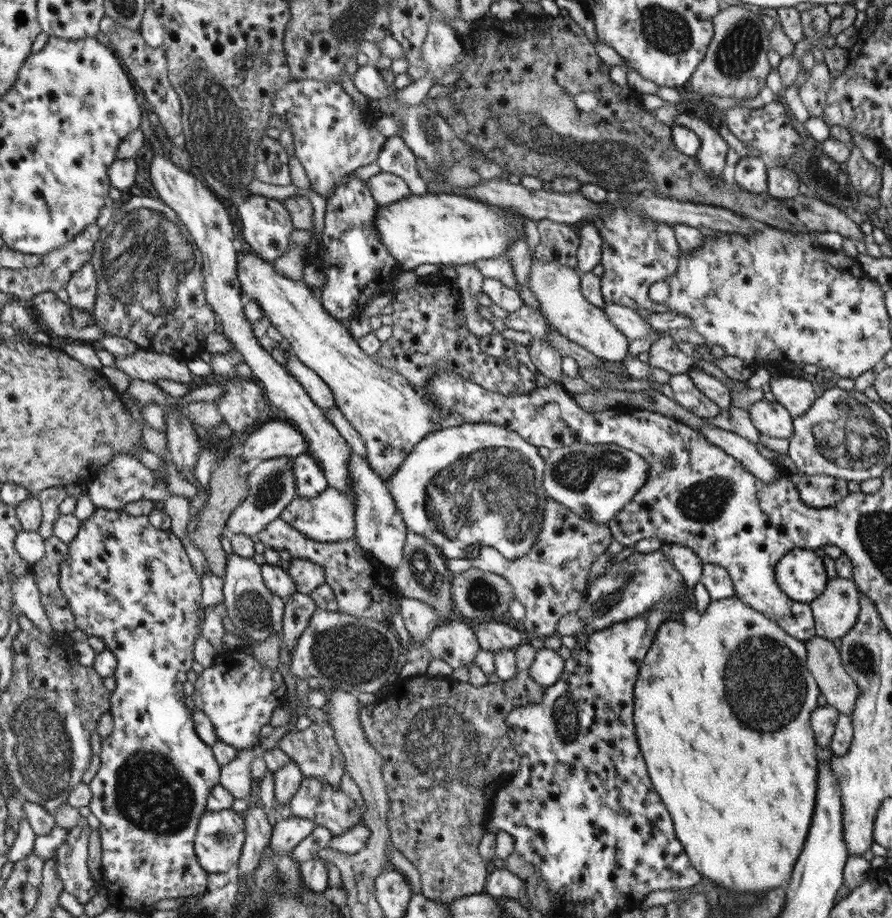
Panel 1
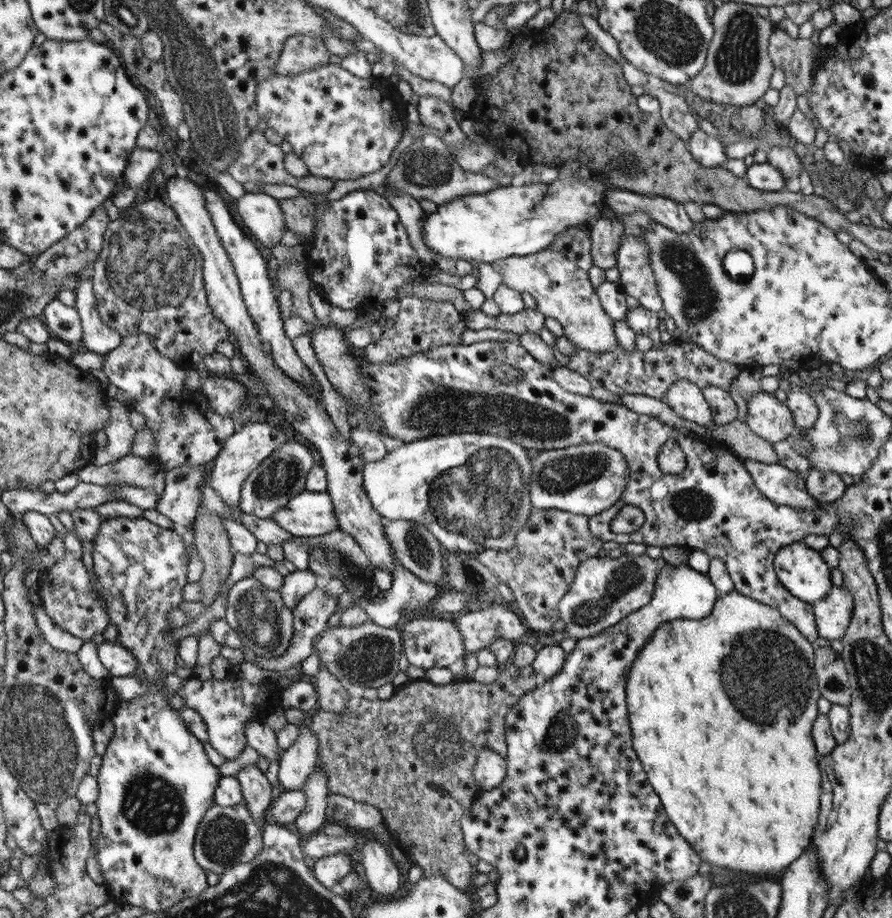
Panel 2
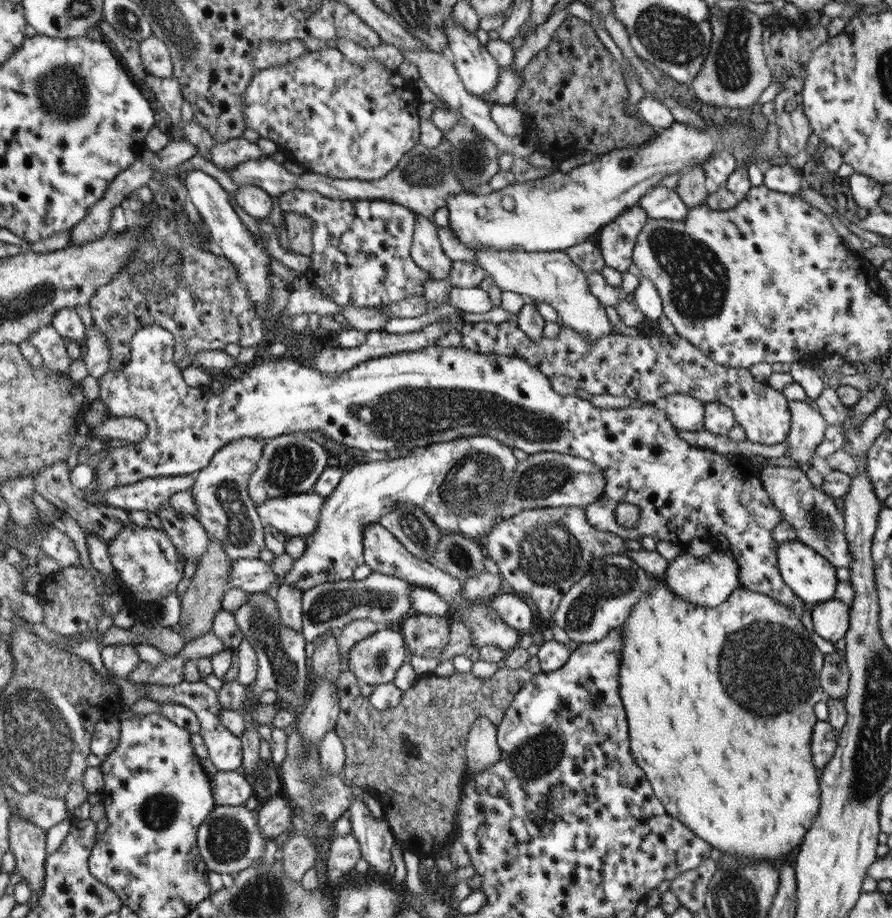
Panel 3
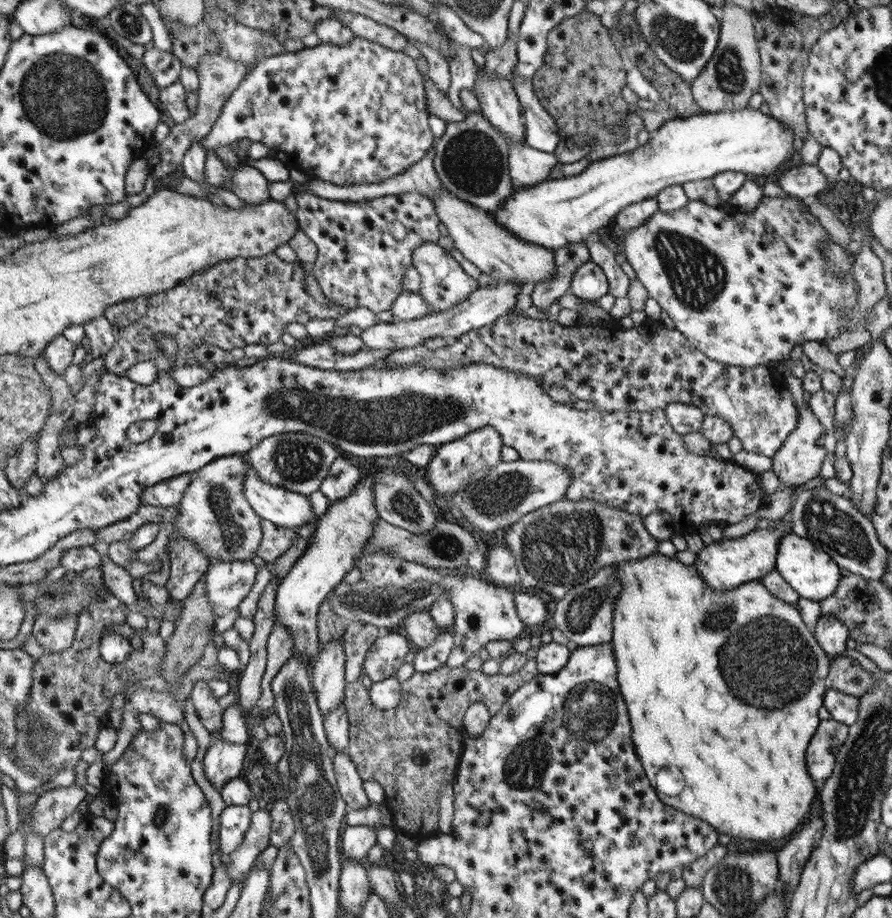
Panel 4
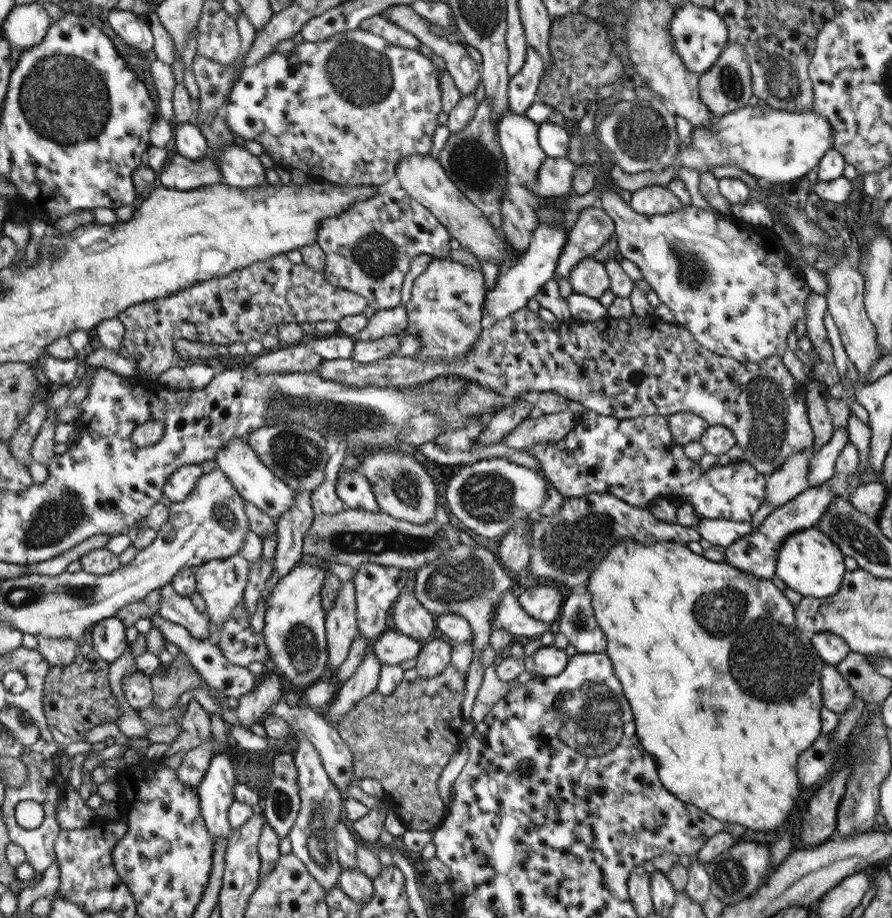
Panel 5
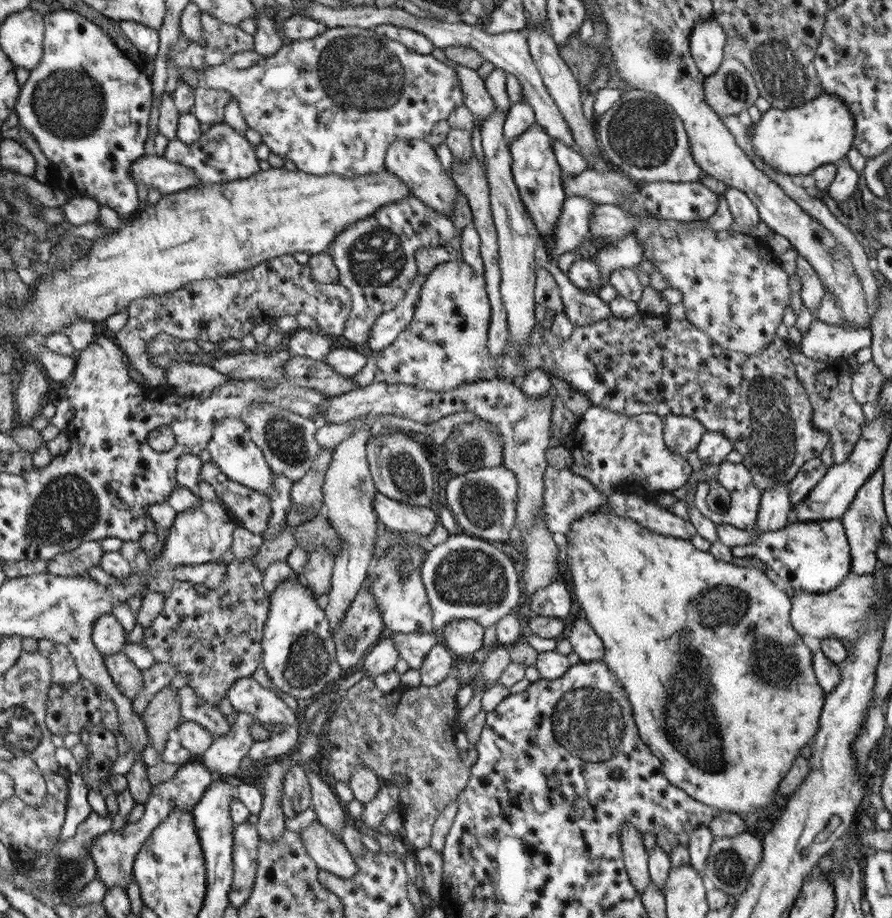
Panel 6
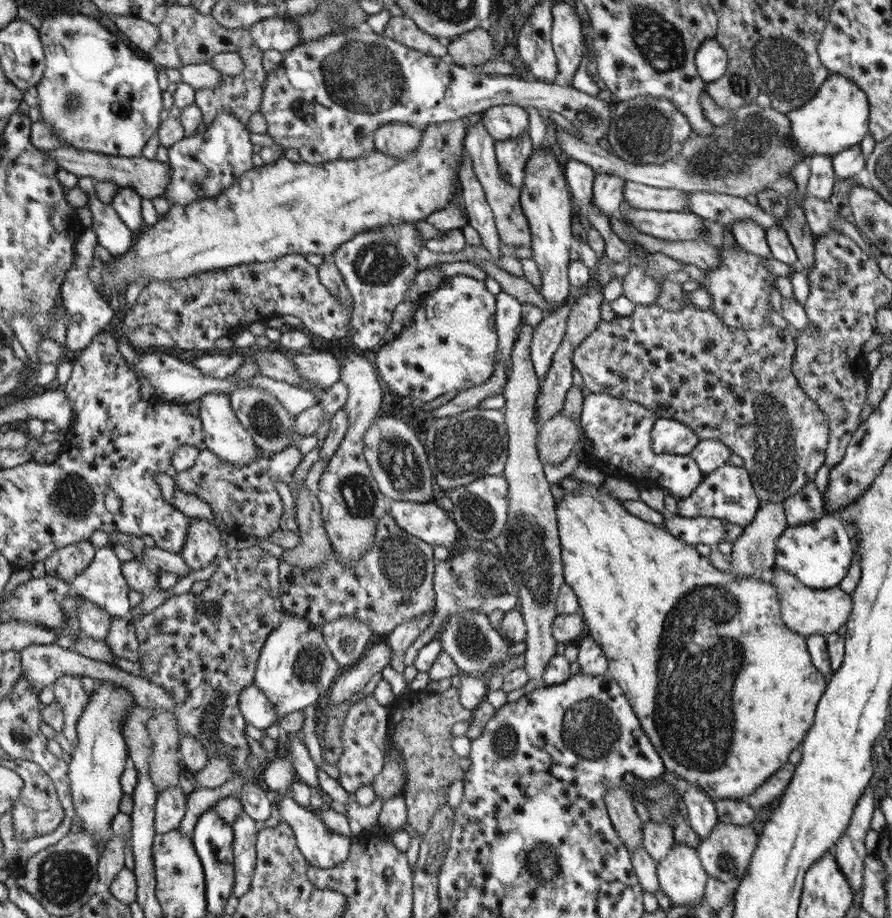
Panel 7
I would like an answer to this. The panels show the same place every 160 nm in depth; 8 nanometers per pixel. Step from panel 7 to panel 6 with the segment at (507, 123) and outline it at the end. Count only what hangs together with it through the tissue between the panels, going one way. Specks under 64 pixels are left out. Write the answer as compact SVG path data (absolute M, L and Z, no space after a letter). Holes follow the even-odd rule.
M456 65L464 93L466 93L465 105L472 111L474 117L478 117L482 122L486 117L495 113L495 106L492 97L485 87L485 80L478 75L478 71L464 65Z

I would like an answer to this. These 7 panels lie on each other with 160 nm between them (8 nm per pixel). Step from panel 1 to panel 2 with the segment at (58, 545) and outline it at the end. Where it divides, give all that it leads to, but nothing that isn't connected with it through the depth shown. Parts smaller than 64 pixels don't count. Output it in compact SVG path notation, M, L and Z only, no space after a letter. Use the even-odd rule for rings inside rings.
M66 550L64 558L58 559L52 568L39 573L39 580L41 606L54 624L84 642L104 632L109 624L107 606L93 592L91 579L82 559Z

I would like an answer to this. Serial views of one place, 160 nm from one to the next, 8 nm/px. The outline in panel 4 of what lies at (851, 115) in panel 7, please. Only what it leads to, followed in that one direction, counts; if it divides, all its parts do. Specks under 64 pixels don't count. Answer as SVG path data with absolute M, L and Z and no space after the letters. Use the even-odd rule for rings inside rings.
M752 107L705 113L702 116L683 119L674 118L664 122L650 135L647 143L638 145L635 150L626 154L615 152L608 158L593 161L578 176L564 177L562 180L552 179L550 182L540 182L534 188L517 190L500 208L488 213L496 223L512 231L512 235L516 235L516 238L549 250L564 248L574 243L586 243L629 205L656 197L660 190L668 186L712 178L716 174L728 171L740 172L754 178L759 176L773 178L778 168L782 168L782 164L794 155L795 139L794 133L779 119Z

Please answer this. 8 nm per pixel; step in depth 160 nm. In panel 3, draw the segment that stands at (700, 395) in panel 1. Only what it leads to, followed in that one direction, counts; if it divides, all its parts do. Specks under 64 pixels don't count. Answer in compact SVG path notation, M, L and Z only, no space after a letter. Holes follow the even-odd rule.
M669 394L661 404L676 429L696 432L705 428L705 404L697 398L687 394Z

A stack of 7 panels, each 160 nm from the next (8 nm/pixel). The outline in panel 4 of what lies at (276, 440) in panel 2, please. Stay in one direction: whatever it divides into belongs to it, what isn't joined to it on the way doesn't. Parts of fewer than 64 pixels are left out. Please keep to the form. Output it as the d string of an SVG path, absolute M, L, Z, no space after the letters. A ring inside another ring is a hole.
M244 454L220 457L192 474L192 480L179 500L174 531L186 537L207 556L209 563L250 561L263 540L263 519L254 512L244 494L247 476Z

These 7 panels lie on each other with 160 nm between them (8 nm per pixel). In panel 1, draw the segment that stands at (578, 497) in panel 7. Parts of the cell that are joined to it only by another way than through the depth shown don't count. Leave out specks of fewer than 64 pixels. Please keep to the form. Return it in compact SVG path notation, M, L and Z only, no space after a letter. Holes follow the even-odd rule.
M732 596L730 598L724 598L720 600L710 601L707 609L701 615L701 619L696 626L688 626L684 622L677 622L666 620L659 626L659 630L655 636L654 642L646 654L645 660L642 662L636 685L634 686L634 713L633 722L635 724L636 736L638 744L643 754L645 763L647 764L647 772L651 780L653 788L660 795L662 802L666 805L668 812L670 813L677 839L683 844L684 852L688 855L691 860L692 866L706 878L710 878L713 882L716 882L718 886L727 888L727 890L738 892L738 894L760 894L760 892L769 892L770 890L778 887L785 886L791 879L794 864L800 856L801 850L804 848L809 828L812 822L812 817L815 809L816 793L818 789L818 748L816 748L816 739L811 727L810 718L812 712L818 708L818 697L820 696L821 690L817 686L816 680L812 677L812 673L808 669L808 663L806 663L807 651L806 644L800 639L793 638L784 632L784 629L771 618L768 618L761 612L756 612L751 606L748 606L745 602L742 602L738 597Z

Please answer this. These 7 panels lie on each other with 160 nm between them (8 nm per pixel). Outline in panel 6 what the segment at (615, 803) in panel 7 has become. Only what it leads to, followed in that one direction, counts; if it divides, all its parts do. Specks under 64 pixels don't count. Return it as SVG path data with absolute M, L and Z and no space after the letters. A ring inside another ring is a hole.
M629 822L623 824L623 849L629 879L641 895L651 882L648 870L649 853L644 848L643 835Z

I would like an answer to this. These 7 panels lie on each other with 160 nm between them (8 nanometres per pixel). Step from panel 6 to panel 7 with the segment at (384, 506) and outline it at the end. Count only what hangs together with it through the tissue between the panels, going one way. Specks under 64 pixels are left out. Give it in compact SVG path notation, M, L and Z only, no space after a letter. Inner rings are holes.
M393 500L390 514L408 534L416 535L416 538L421 538L432 546L446 547L450 552L458 550L456 544L460 528L455 525L450 512L442 509L438 502Z

